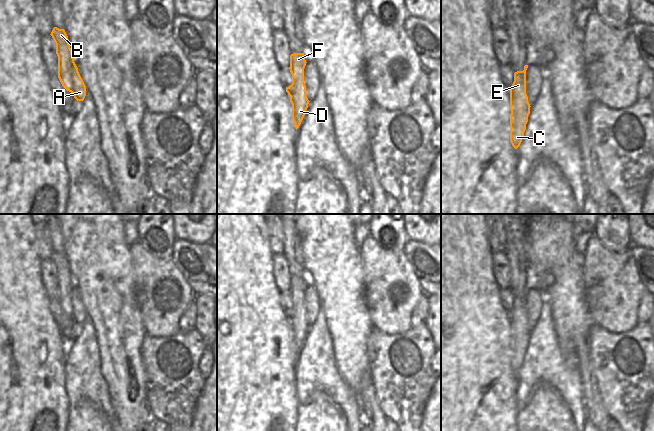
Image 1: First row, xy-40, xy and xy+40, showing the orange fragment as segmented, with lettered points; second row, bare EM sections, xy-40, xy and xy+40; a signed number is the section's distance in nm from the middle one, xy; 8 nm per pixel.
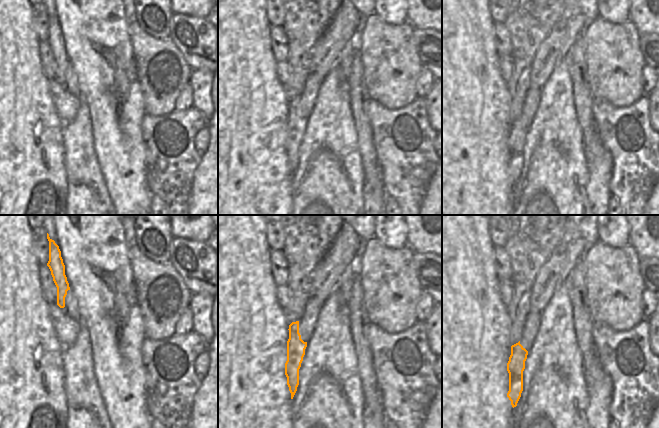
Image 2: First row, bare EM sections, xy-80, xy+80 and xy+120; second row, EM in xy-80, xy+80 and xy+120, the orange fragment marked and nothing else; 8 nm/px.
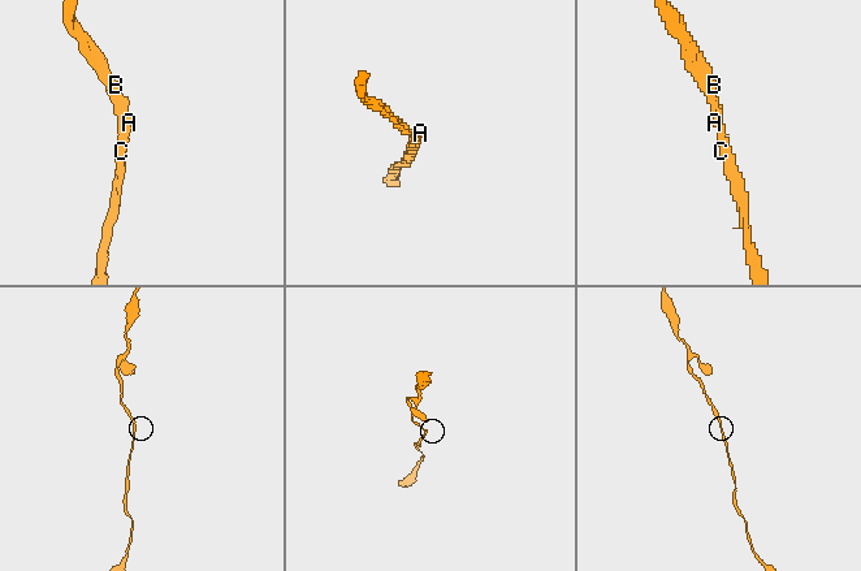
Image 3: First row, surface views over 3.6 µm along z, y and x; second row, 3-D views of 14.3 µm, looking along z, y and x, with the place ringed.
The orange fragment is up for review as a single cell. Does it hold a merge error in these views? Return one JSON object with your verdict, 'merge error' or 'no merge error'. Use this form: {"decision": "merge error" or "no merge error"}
{"decision": "no merge error"}

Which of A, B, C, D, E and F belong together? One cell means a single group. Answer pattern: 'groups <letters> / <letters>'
groups A B C D E F

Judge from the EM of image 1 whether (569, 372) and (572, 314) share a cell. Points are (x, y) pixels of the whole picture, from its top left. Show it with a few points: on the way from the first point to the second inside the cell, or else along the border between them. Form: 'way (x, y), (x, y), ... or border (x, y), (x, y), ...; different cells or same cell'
border (557, 339), (560, 351), (567, 358), (577, 359); different cells

